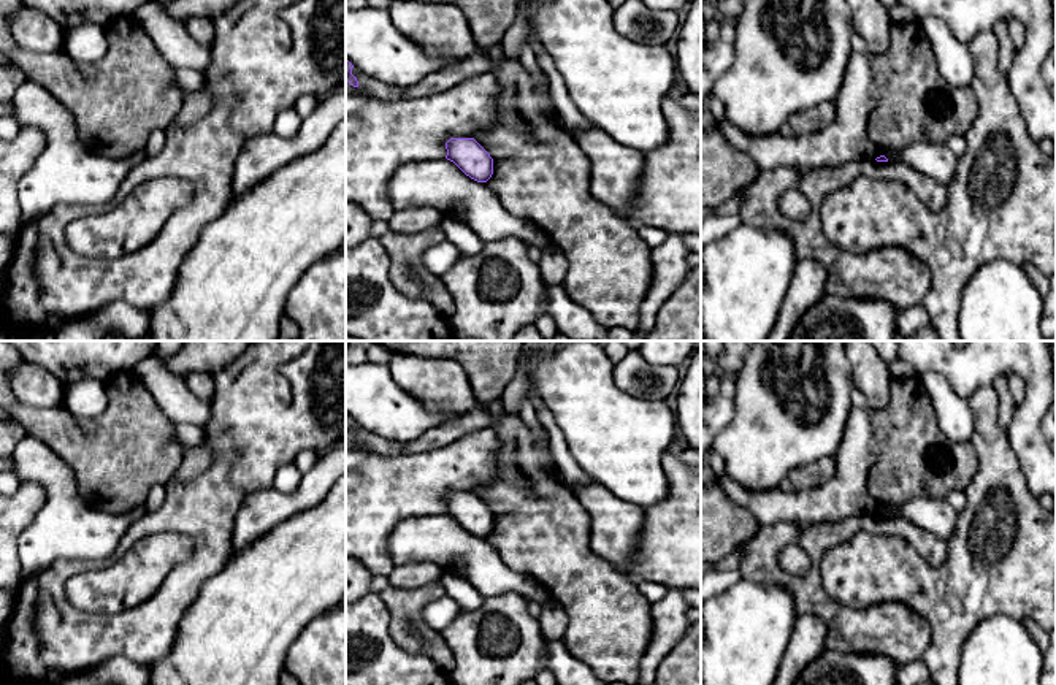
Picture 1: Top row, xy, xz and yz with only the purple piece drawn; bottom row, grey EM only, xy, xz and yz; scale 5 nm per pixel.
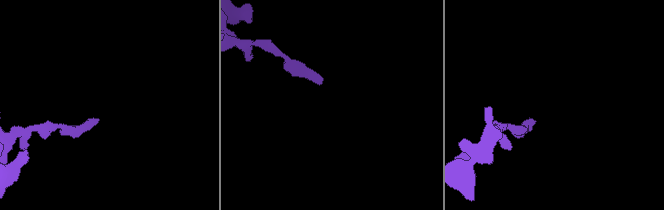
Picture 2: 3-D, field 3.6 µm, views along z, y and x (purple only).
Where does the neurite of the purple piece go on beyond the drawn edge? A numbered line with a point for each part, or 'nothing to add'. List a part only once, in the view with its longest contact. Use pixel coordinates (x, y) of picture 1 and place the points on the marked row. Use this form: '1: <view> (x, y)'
nothing to add

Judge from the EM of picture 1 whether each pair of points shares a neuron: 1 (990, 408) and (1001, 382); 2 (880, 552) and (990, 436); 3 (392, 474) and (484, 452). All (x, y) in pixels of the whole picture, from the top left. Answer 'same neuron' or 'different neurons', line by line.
1: different neurons
2: same neuron
3: same neuron

